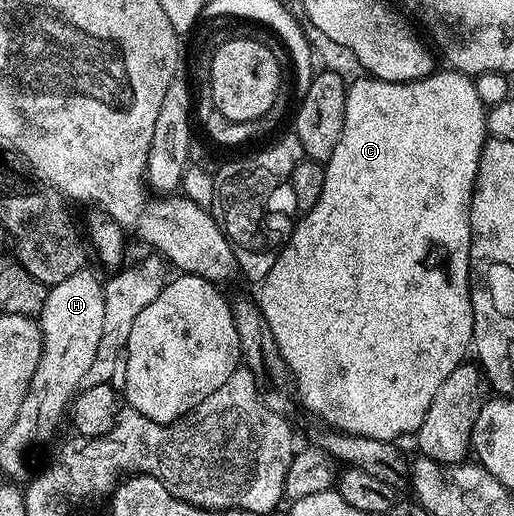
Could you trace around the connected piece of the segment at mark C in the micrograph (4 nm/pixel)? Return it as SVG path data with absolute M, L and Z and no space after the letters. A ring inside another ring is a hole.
M456 70L434 71L425 76L422 80L411 80L405 84L399 82L383 81L374 78L364 78L348 85L345 94L345 121L343 122L343 134L339 146L335 146L335 154L325 164L325 177L323 178L323 194L319 194L319 202L307 213L304 213L294 223L291 238L285 243L285 249L275 258L275 266L271 266L271 274L267 274L265 280L260 281L261 300L259 307L263 318L267 318L267 326L271 326L271 334L275 334L275 342L279 342L279 354L286 360L297 385L297 395L300 403L305 404L314 412L313 416L320 421L325 421L330 426L339 428L351 435L363 435L366 438L388 440L392 442L400 441L400 436L416 433L418 426L427 418L427 406L431 406L431 398L435 398L435 390L443 386L447 379L447 374L455 370L471 352L473 343L473 311L471 310L471 298L469 297L469 251L471 250L471 222L469 221L469 207L473 197L473 187L477 181L477 171L479 170L479 160L483 154L483 148L487 139L487 104L481 101L481 96L477 93L477 88L472 79L464 72Z

